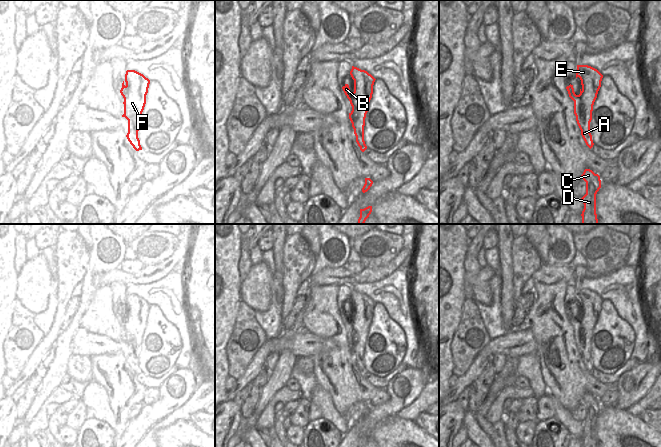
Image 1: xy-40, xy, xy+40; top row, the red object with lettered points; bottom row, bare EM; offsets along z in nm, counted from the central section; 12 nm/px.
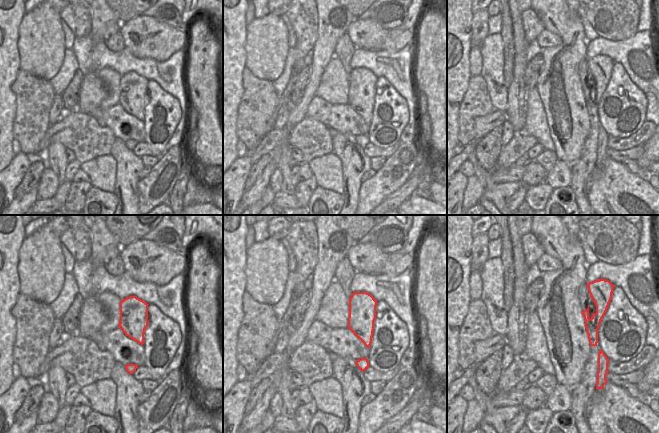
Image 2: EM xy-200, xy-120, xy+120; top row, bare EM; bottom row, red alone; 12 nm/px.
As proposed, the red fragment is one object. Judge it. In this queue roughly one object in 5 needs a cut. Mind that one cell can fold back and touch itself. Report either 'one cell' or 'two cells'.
one cell

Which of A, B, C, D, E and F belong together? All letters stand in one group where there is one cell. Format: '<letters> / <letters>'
A B C D E F

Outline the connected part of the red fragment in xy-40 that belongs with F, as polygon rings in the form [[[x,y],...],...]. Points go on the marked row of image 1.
[[[127,70],[120,90],[124,98],[124,114],[122,117],[128,120],[126,137],[136,151],[142,150],[138,131],[140,129],[142,112],[146,104],[149,84],[150,80],[143,74],[135,70]]]

